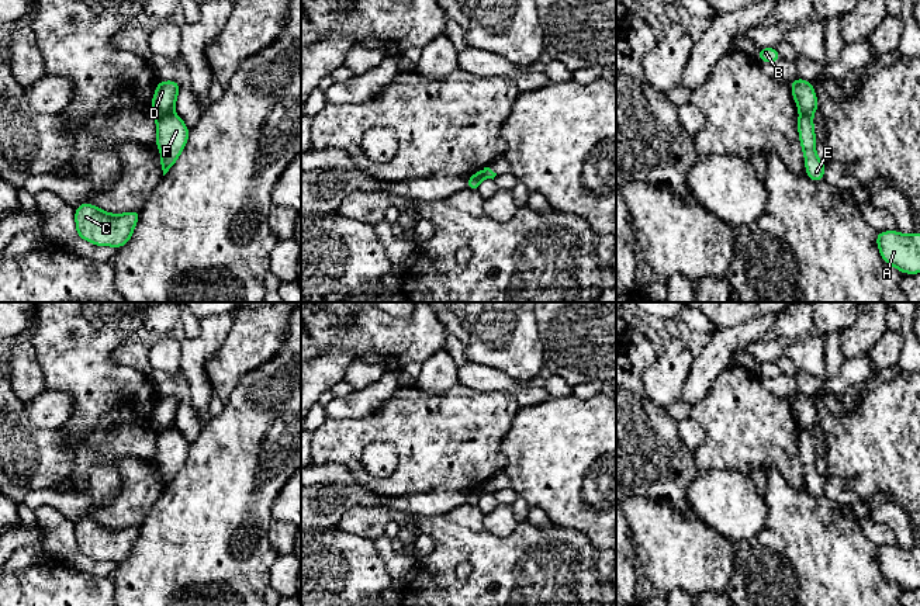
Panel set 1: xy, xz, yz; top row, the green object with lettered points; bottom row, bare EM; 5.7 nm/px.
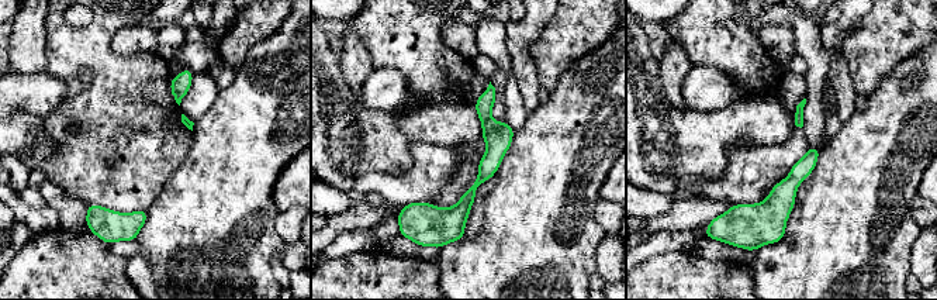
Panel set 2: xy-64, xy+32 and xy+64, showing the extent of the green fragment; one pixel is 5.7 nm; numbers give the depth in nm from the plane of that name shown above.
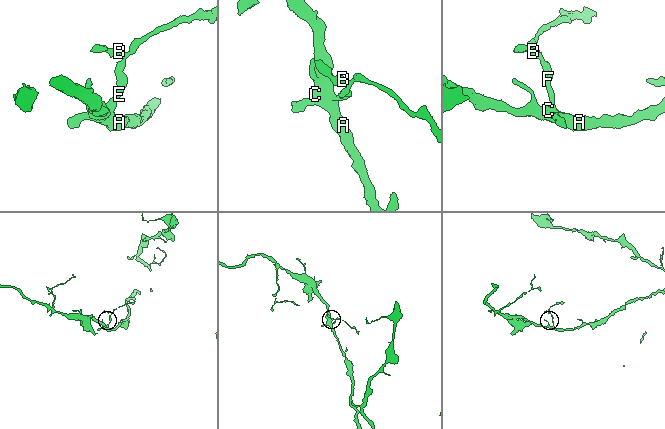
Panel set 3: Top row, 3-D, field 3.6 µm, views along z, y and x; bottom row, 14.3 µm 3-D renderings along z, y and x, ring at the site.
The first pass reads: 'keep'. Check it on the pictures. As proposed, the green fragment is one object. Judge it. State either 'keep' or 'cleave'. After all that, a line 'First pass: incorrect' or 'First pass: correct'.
cleave
First pass: incorrect

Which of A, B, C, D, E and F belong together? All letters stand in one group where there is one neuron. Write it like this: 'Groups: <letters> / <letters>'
Groups: A C E F / B D

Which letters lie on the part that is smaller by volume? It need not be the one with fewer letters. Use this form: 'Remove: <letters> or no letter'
Remove: B, D

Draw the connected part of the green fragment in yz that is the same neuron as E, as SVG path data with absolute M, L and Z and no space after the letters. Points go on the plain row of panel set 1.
M799 429L798 433L799 457L805 471L806 489L812 496L824 495L826 479L817 472L816 468L816 449L813 436Z

